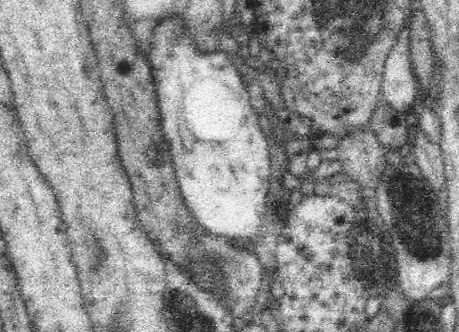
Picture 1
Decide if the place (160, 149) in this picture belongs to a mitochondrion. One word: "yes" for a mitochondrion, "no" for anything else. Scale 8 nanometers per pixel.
no

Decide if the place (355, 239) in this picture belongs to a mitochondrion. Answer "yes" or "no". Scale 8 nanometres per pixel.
yes

